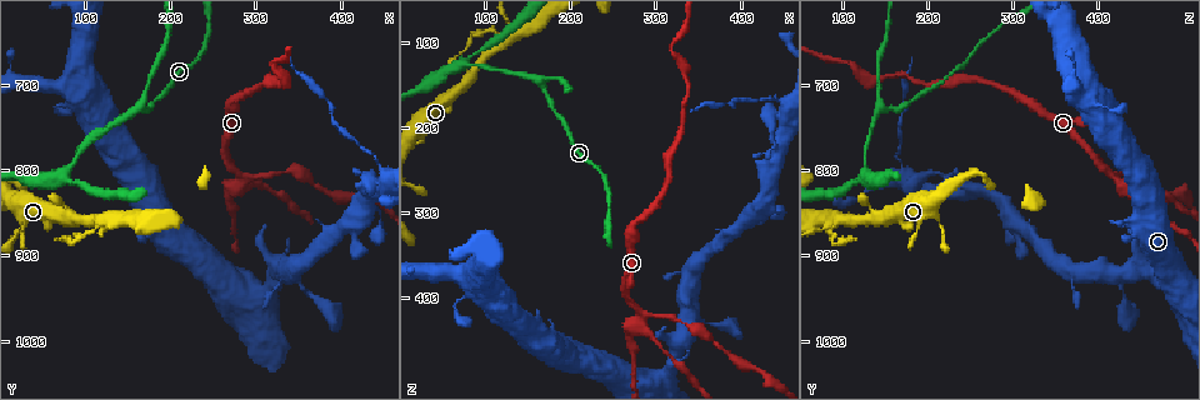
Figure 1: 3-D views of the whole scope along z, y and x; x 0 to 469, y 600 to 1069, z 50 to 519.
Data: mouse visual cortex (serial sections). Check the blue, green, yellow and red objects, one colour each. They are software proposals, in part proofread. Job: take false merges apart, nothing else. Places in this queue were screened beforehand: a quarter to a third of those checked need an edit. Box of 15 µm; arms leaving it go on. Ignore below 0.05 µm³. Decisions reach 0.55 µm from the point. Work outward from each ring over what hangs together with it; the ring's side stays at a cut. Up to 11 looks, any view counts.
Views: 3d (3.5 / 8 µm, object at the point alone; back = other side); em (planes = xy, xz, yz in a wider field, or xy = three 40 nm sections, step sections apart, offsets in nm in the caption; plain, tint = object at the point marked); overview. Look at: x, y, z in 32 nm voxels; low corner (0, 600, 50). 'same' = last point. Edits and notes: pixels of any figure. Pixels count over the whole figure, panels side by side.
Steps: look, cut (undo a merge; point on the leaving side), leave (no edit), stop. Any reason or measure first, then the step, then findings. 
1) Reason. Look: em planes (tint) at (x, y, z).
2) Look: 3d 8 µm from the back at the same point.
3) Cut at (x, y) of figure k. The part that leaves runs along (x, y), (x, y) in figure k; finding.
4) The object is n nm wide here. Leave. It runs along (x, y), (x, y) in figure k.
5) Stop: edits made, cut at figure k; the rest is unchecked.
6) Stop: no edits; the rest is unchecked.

Thin arm on a thick one. Look: 3d 3.5 µm at (285, 805, 420).

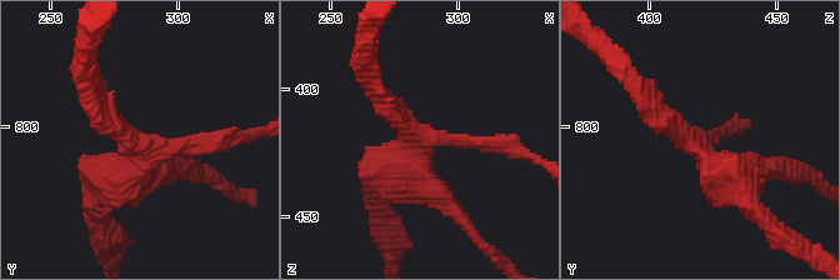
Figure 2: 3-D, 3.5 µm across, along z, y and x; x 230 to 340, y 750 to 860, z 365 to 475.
3 arms meet here; the arms are 150, 250, 450 nm wide; now the EM. Look: em planes (tint) at (286, 805, 419).

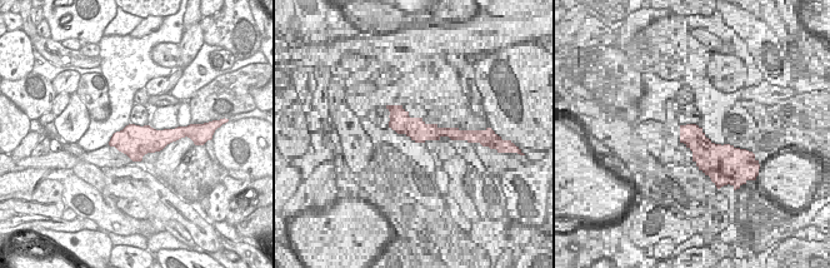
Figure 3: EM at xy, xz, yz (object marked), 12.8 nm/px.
Leave. It runs along (644, 100), (718, 170), (753, 170) in figure 2; all the same cell.

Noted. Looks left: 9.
Three arms meet. Look: 3d 8 µm at (165, 725, 150).

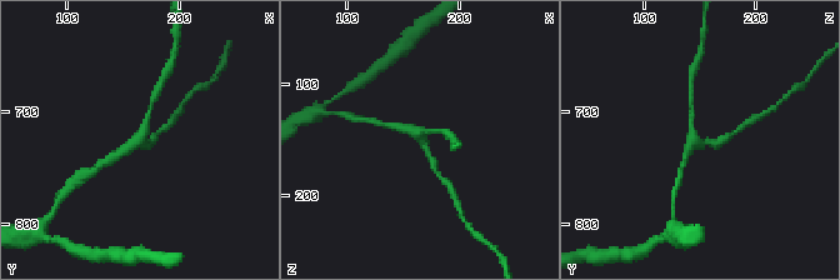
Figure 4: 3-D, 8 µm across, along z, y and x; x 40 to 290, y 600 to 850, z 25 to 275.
Look: 3d 3.5 µm at (164, 728, 146).

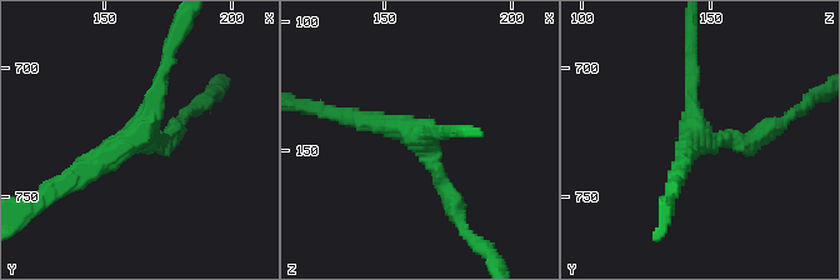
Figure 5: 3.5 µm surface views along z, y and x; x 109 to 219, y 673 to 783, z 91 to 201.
3 arms meet here; the arms are 150, 200, 250 nm wide; now the EM. Look: em xy step 5 (tint) at (165, 727, 148).

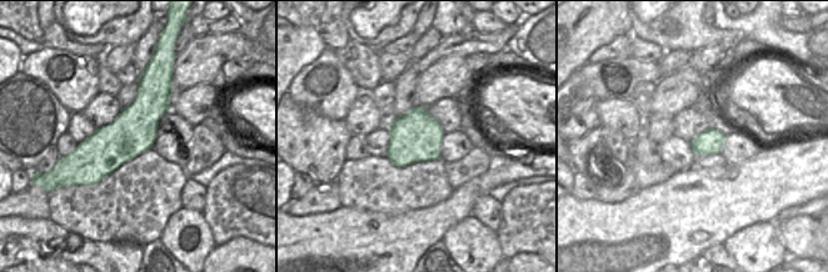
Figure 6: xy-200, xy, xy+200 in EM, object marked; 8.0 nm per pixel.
Leave. All the same cell.

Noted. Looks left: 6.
Four or more arms meet. Look: 3d 3.5 µm at (120, 860, 100).

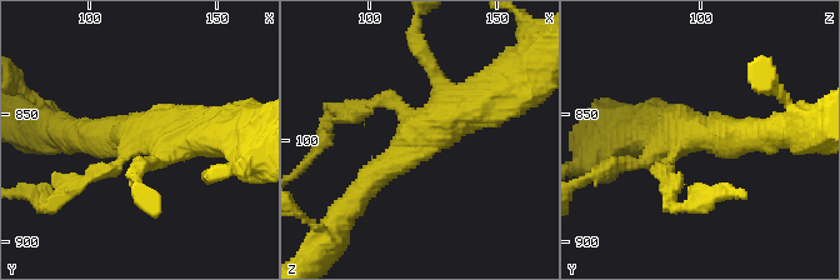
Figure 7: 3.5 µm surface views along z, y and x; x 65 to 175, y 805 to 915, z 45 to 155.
Cut at (359, 115) of figure 7. The part that leaves runs along (399, 106), (336, 109), (318, 144) in figure 7; a second cell is stuck on.

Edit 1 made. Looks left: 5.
Look: overview.

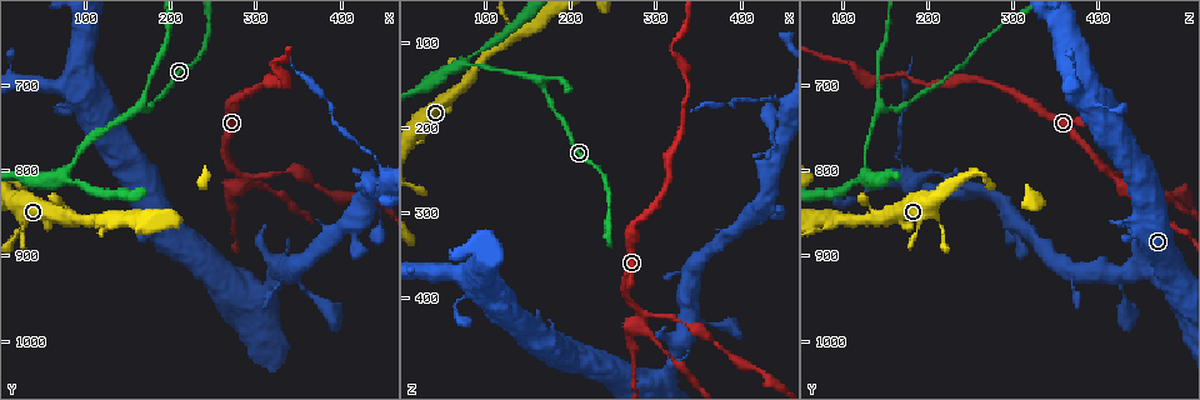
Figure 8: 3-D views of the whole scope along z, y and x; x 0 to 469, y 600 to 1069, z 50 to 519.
Narrows sharply. Look: 3d 8 µm at (320, 670, 105).

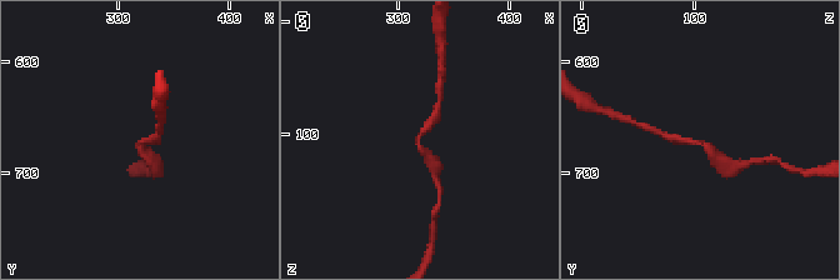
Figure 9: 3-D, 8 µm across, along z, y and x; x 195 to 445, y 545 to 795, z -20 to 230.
Look: 3d 3.5 µm at (320, 672, 104).

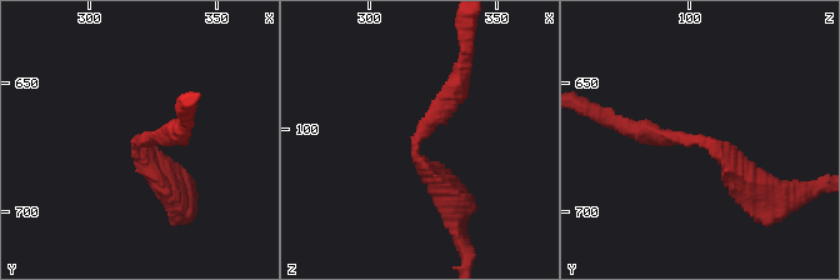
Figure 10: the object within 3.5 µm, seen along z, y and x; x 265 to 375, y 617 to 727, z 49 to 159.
The arms are 250, 350 nm wide. Leave. It runs along (758, 188), (706, 141), (640, 130) in figure 10; one cell here.

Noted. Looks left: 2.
Stop: edits made, cut at figure 7; the rest is unchecked.

